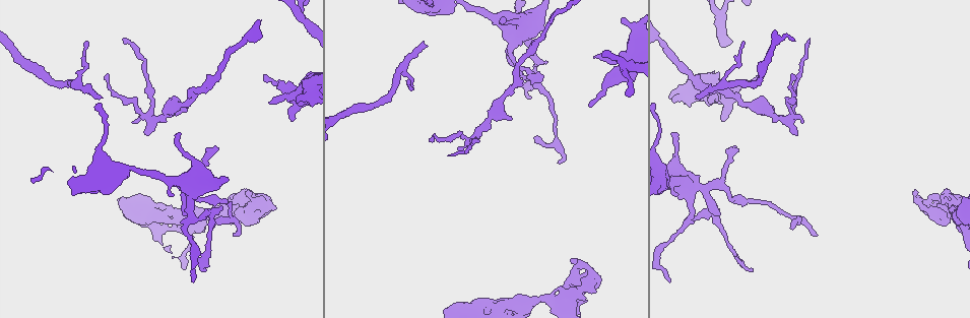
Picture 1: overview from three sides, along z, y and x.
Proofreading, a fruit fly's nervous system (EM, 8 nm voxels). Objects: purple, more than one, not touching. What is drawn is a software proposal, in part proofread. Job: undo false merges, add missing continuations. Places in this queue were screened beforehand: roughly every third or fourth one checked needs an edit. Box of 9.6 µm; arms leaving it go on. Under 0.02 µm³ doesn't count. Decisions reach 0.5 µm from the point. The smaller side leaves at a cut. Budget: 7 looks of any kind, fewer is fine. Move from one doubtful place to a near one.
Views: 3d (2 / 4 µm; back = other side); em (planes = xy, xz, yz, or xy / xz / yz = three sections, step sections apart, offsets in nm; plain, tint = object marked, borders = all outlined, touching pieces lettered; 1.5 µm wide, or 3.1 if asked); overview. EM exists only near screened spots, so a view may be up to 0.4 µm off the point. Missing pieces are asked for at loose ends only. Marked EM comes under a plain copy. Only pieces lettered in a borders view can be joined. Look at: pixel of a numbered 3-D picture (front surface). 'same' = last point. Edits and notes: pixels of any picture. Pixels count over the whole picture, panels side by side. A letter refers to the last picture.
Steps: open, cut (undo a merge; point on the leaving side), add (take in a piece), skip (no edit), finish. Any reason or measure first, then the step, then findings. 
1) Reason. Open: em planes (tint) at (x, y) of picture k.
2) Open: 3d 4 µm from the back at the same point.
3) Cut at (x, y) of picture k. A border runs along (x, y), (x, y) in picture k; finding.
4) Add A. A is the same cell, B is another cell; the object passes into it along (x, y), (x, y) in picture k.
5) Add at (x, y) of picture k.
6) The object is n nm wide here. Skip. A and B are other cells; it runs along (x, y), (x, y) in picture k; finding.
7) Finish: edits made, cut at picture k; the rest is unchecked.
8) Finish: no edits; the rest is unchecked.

Free end. Open: 3d 2 µm at (670, 280) of picture 1.

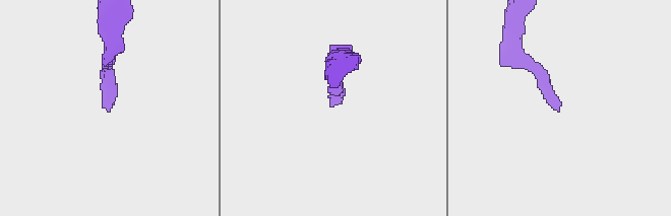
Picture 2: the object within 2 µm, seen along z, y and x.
Open: em planes (borders) at (329, 105) of picture 2.

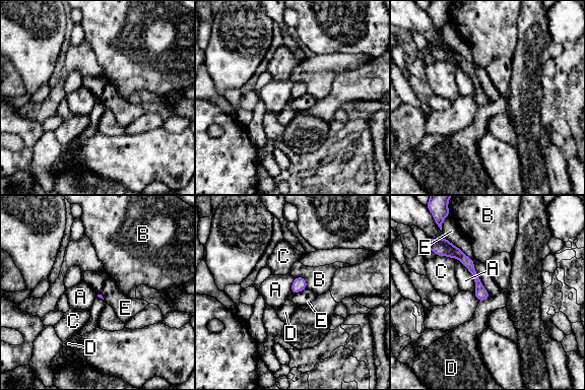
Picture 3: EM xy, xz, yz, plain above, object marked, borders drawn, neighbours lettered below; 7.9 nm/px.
Skip. A, B, C, D and E are other cells; it runs along (449, 246), (470, 266), (484, 297) in picture 3; no lettered piece goes on from it.

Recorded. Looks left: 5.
Free end. Open: em planes (borders) at (710, 102) of picture 1.

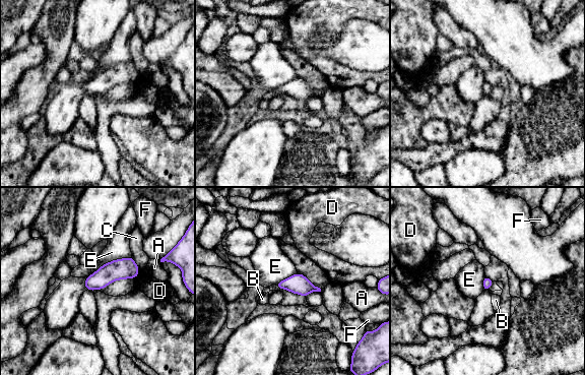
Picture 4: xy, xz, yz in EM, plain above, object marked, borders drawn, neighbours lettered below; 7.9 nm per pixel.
The longest contact is with E, 340 nm. Skip. A, B, C, D, E and F are other cells; no lettered piece goes on from it.

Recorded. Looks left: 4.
Tapers out. Open: 3d 4 µm at (215, 147) of picture 1.

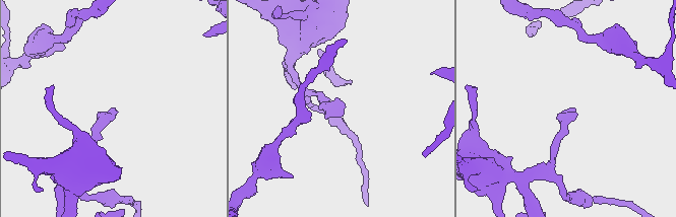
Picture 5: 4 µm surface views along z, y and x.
Open: em planes (tint) at (574, 109) of picture 5.

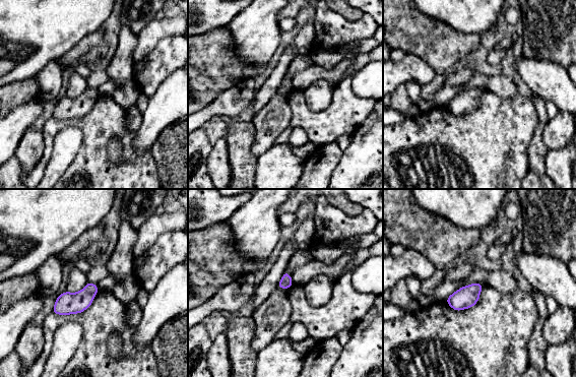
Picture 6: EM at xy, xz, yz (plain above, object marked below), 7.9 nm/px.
What lies round it. Open: em planes (borders) at the same point.

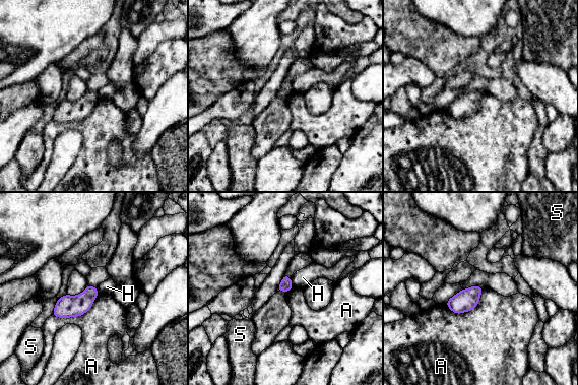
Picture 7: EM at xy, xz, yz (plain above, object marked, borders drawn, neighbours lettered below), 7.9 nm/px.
The longest contact is with A, 420 nm. Skip. A, H and S are other cells; a border runs along (99, 293), (81, 315), (52, 315) in picture 7; none of them fits.

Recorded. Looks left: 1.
Finish: no edits; the rest is unchecked.

